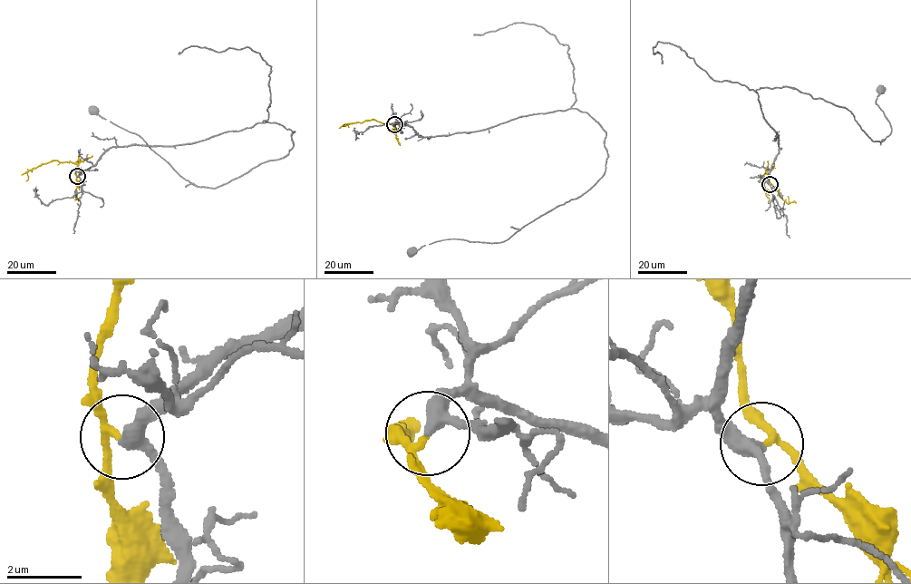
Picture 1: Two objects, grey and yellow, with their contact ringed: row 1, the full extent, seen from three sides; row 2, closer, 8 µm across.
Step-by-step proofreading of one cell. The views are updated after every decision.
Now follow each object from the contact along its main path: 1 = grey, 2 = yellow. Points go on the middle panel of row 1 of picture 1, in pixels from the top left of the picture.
1: (394, 124), (449, 135), (576, 108), (606, 134), (604, 175), (506, 240), (450, 238), (411, 251)
2: (394, 124), (373, 120), (344, 125)

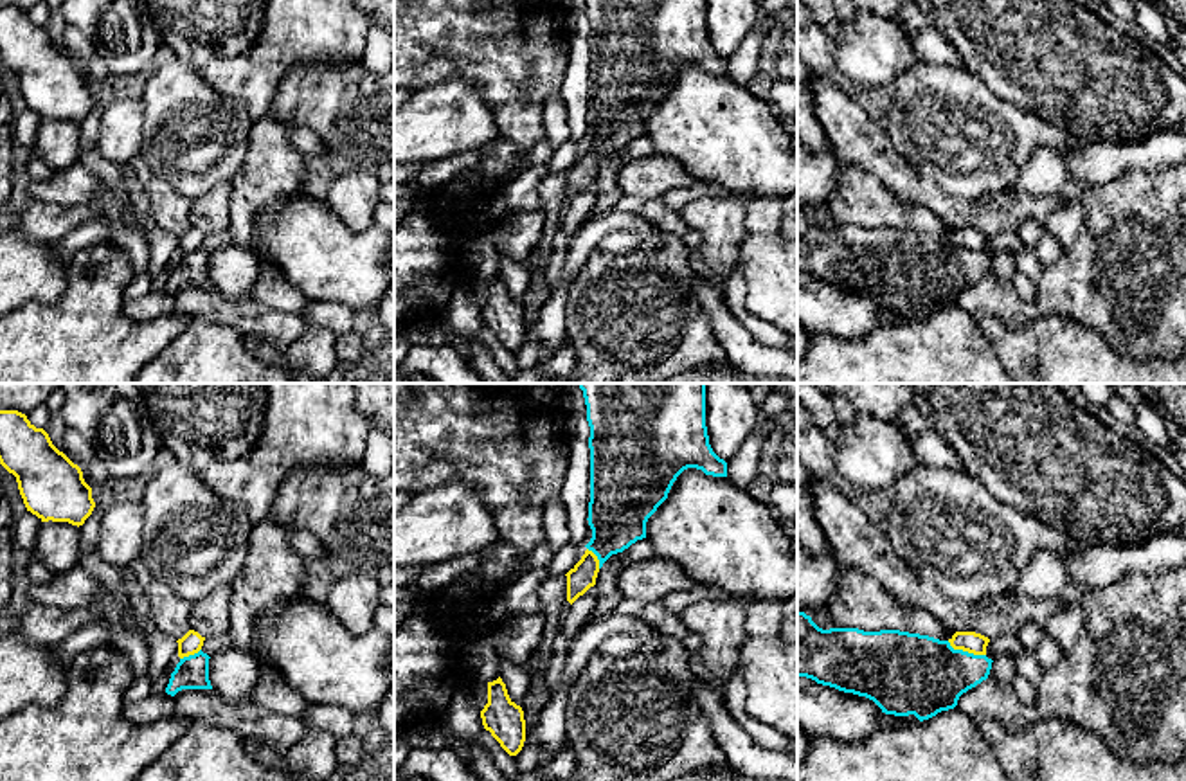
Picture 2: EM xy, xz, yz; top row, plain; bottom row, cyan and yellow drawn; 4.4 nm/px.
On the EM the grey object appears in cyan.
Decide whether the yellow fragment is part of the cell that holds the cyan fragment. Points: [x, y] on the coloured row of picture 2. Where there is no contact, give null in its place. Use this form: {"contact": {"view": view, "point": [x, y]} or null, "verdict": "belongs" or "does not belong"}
{"contact": {"view": "yz", "point": [967, 652]}, "verdict": "does not belong"}

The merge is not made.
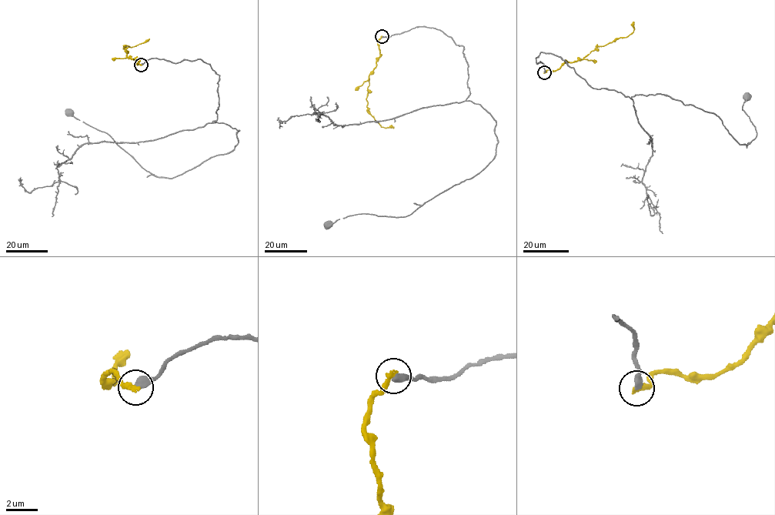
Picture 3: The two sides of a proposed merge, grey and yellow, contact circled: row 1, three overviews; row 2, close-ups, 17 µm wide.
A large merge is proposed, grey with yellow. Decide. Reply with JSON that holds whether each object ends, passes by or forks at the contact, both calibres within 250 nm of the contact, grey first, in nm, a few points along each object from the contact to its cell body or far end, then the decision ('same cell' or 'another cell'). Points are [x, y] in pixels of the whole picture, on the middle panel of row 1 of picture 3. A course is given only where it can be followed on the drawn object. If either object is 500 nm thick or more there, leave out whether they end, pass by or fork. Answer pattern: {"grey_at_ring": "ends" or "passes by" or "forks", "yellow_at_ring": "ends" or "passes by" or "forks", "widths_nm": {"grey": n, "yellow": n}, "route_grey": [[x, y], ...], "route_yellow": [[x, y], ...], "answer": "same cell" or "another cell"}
{"widths_nm": {"grey": 500, "yellow": 320}, "route_grey": [[382, 36], [435, 28], [463, 47], [466, 99], [496, 122], [494, 158], [405, 216], [361, 213], [327, 225]], "route_yellow": [[382, 36], [378, 41], [379, 56], [369, 76], [366, 106], [369, 113], [382, 126], [393, 127]], "answer": "another cell"}

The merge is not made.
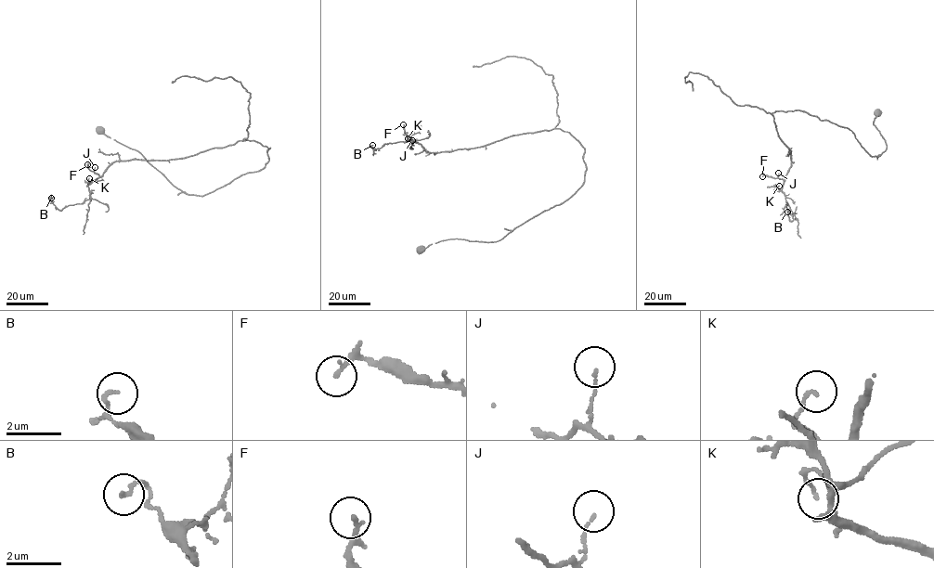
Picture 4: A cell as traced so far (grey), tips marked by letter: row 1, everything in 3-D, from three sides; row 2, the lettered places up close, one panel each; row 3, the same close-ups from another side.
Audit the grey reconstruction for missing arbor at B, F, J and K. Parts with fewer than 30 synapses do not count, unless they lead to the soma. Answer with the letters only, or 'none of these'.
none of these

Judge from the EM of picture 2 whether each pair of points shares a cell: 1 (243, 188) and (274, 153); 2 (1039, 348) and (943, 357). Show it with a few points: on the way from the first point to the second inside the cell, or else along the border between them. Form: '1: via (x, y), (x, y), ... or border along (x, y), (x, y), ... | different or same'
1: via (252, 179), (269, 162) | same
2: border along (974, 321), (1003, 364) | different

